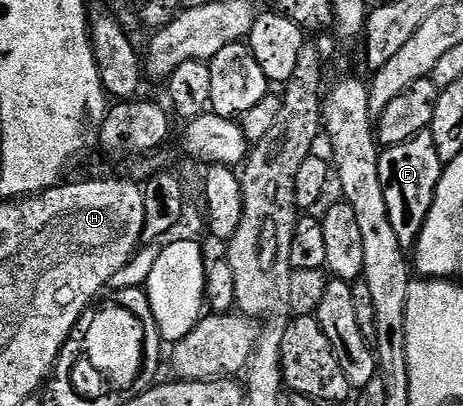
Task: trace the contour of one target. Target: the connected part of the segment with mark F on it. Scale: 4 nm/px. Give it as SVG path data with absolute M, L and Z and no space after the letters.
M431 132L414 135L414 139L406 139L406 143L389 145L380 154L378 175L382 179L382 195L386 195L386 211L390 211L394 235L398 235L398 243L402 243L406 251L415 246L426 215L430 215L441 172L442 162L438 159L438 151L434 151Z

